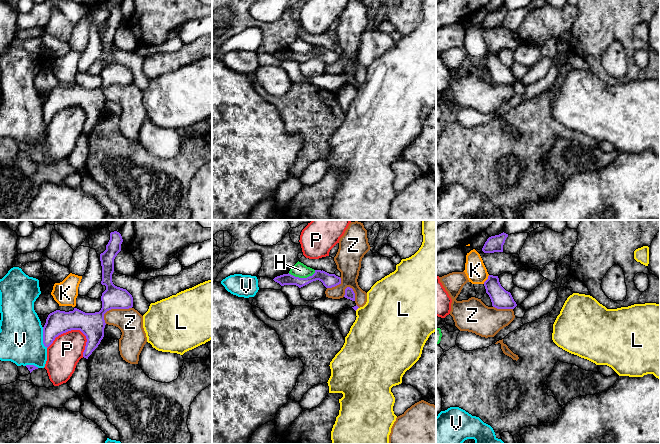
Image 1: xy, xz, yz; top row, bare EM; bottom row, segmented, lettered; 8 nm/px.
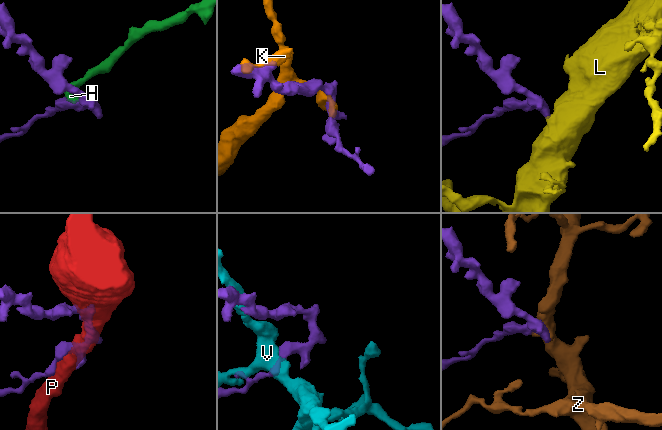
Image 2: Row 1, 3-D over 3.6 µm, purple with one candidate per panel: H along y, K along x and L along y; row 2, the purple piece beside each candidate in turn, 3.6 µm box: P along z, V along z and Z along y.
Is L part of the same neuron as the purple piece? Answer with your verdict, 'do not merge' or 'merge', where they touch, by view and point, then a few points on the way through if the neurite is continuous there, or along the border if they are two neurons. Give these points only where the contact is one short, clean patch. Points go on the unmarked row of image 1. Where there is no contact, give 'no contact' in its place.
merge | xz (356, 85) | across xz (356, 83), (356, 85), (382, 102)

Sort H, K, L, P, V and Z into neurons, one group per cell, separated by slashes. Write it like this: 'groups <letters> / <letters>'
groups H / K / L / P / V / Z

